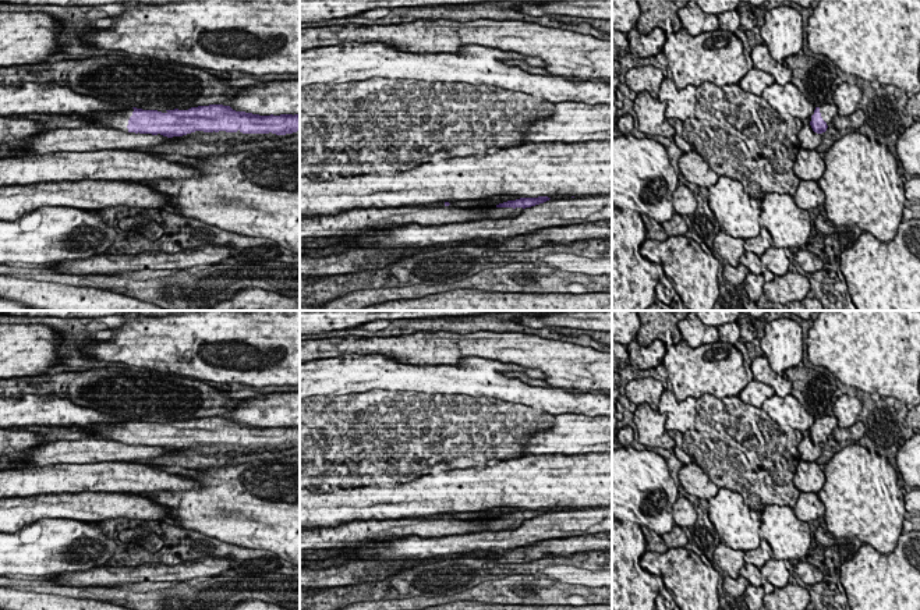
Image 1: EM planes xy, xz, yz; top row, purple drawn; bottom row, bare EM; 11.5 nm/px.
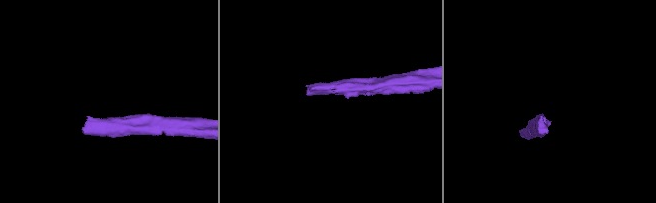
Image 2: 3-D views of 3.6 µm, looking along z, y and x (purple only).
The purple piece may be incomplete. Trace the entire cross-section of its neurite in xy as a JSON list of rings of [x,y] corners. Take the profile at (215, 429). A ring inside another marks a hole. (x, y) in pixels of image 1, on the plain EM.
[[[209,416],[188,422],[142,422],[137,419],[120,423],[98,423],[84,429],[99,439],[117,440],[125,444],[183,448],[195,443],[243,444],[286,447],[300,443],[298,426],[259,428],[236,423],[230,418]]]

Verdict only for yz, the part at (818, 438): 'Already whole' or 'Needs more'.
Needs more

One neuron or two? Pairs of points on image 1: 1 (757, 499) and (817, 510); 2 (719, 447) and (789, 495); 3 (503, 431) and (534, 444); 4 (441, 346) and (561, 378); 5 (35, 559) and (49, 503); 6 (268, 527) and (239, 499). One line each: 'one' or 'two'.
1: two
2: one
3: two
4: one
5: two
6: one

